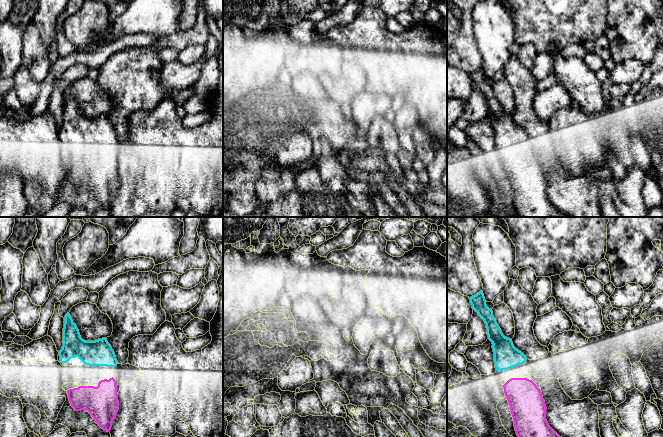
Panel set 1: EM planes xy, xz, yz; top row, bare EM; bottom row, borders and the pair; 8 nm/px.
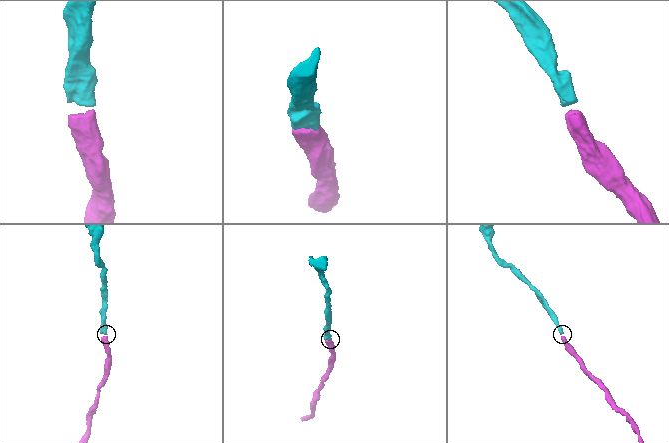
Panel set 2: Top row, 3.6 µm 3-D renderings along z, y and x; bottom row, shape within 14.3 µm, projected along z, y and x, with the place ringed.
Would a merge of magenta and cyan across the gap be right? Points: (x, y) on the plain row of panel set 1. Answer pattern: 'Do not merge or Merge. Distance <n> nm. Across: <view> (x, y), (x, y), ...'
Merge. Distance 80 nm. Across: yz (511, 154), (507, 145)

